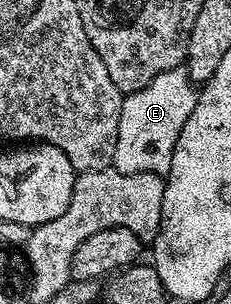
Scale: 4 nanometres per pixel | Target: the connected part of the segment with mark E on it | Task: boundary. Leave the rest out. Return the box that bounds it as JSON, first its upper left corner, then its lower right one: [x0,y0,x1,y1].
[113,67,198,177]

